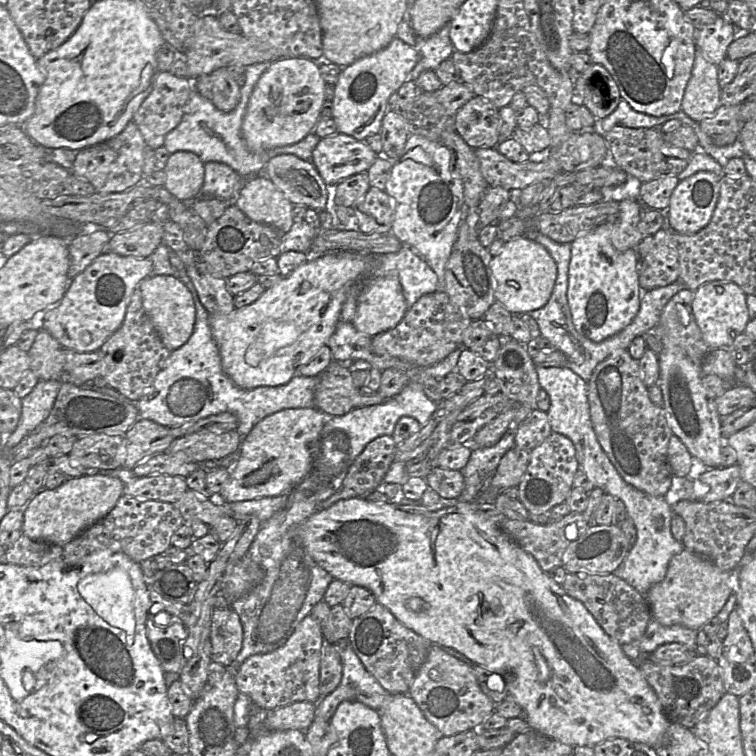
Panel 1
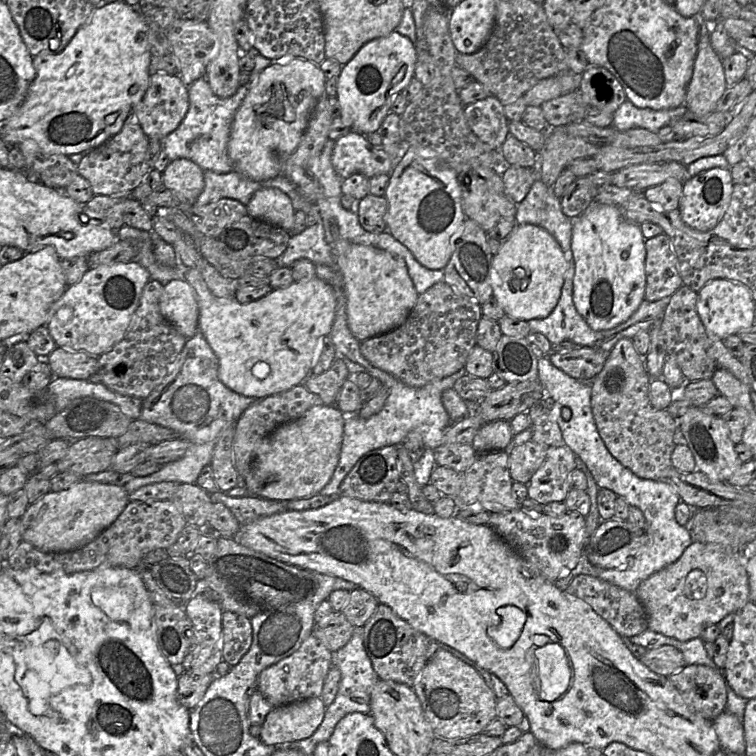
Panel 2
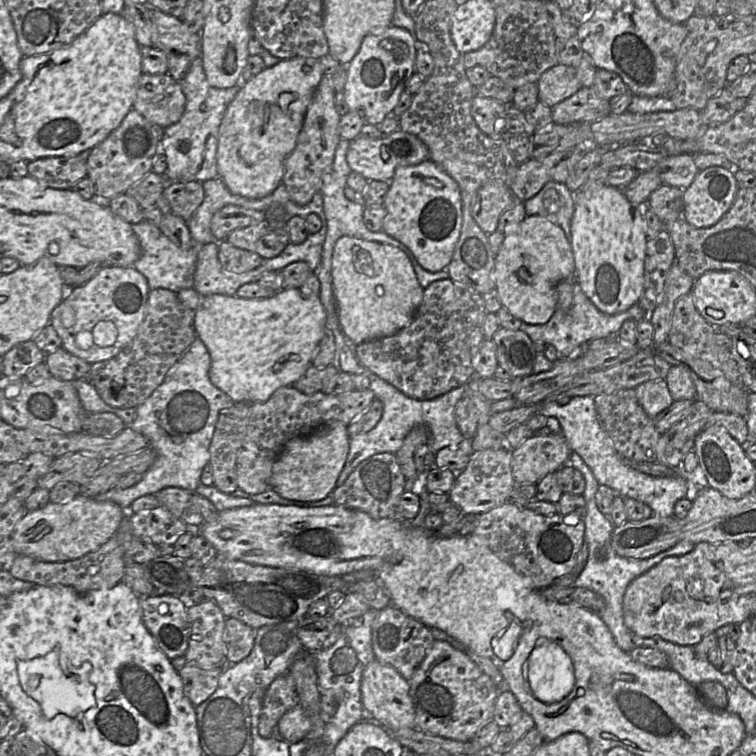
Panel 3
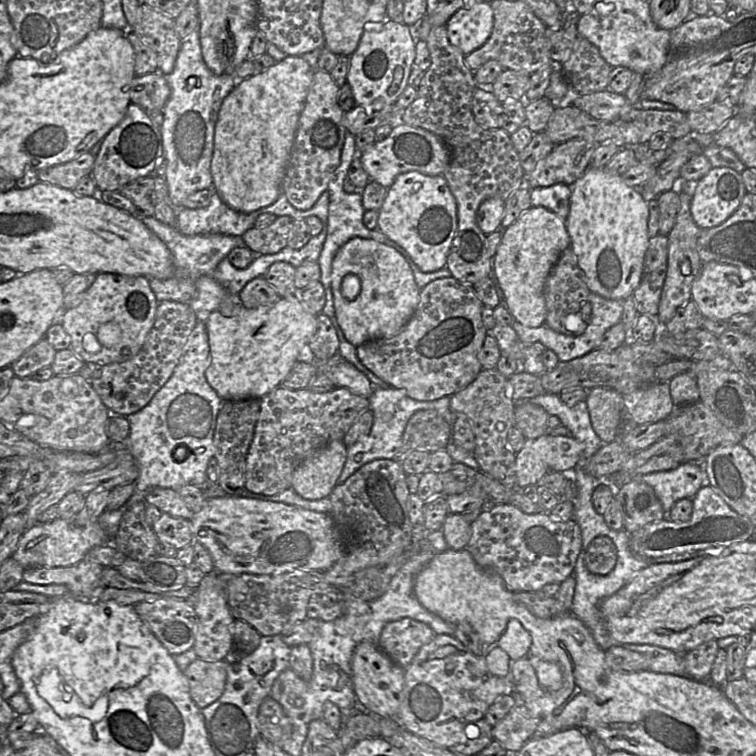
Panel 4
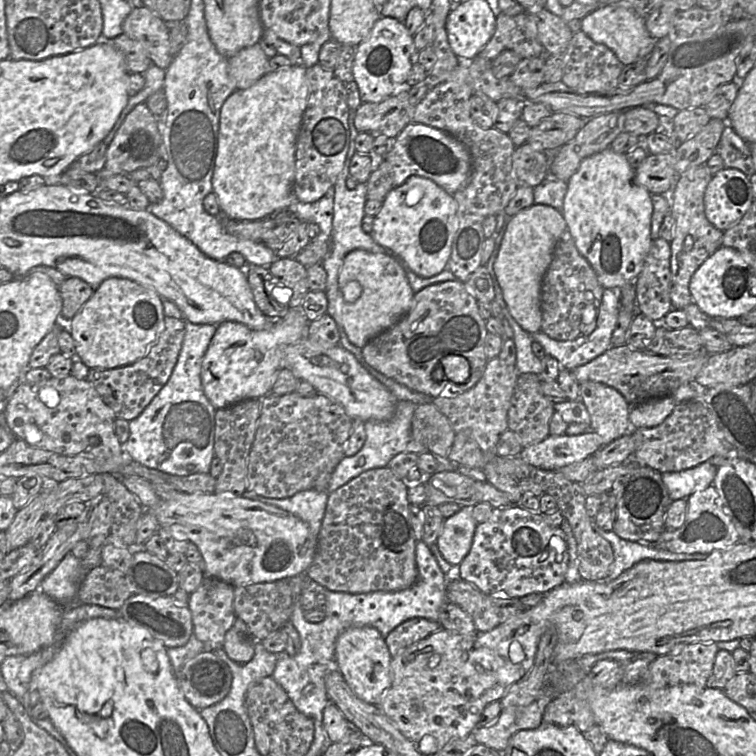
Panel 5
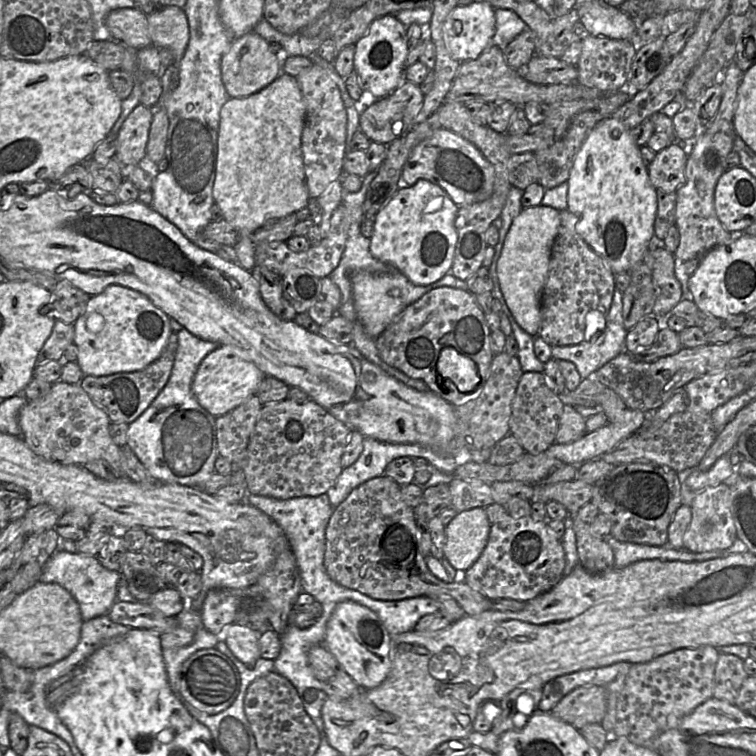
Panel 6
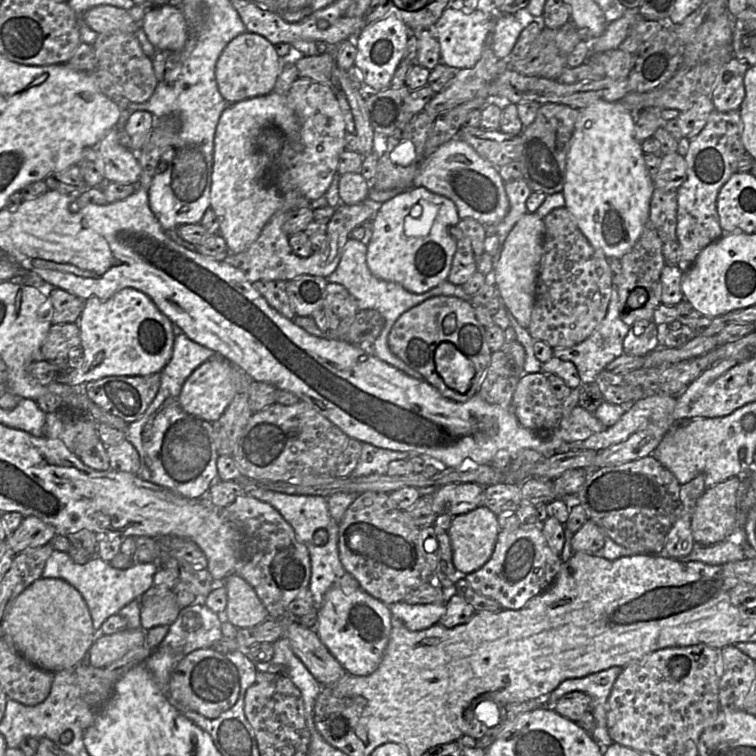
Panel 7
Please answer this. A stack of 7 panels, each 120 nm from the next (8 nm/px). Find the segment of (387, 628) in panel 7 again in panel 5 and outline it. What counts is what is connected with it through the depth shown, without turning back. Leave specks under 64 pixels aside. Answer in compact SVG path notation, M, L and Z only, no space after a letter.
M370 626L346 629L337 638L335 660L353 693L366 703L378 705L392 684L392 657L380 632Z

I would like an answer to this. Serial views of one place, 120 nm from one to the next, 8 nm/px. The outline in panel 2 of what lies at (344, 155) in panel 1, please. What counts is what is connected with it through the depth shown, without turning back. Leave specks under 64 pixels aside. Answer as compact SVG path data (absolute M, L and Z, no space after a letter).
M352 131L335 140L331 163L342 179L355 173L368 179L379 174L390 175L395 168L391 155L382 145L373 146L365 135Z

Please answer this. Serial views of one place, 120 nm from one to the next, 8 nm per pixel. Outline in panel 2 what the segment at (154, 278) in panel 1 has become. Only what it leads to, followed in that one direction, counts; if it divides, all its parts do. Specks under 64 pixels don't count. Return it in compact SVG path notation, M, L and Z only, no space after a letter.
M184 279L163 285L160 312L186 339L198 331L199 309L192 287Z

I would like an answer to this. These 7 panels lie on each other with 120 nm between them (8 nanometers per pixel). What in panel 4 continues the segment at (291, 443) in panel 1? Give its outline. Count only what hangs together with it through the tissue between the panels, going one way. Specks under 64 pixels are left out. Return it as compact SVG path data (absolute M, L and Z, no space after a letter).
M334 440L294 470L291 489L307 500L329 497L346 462L347 447Z

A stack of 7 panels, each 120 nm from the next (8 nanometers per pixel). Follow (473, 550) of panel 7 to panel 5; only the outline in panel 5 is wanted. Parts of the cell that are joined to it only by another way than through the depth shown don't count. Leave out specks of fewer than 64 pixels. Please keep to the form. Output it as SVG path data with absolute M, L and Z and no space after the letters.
M463 507L444 520L436 543L445 560L458 567L469 553L478 523L472 516L472 507Z

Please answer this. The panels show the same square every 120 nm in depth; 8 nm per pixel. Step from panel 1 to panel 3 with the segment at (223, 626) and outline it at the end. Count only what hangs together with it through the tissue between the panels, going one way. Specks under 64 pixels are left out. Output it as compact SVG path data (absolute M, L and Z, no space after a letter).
M235 618L225 621L225 662L235 664L251 653L255 644L255 630Z

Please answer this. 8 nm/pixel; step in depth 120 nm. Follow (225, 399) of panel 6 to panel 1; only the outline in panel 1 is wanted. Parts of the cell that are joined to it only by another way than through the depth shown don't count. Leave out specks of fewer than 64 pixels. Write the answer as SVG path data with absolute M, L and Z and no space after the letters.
M352 251L325 253L319 258L308 260L289 276L283 277L275 286L266 289L254 303L235 308L229 314L209 315L211 335L219 350L223 372L242 389L287 384L302 366L327 345L340 321L342 305L350 289L362 285L362 281L368 278L373 256Z

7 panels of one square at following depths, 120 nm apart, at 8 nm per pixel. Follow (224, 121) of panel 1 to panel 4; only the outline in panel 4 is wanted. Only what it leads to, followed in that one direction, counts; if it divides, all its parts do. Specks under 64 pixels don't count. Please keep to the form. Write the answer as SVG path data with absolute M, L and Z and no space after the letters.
M199 29L182 41L174 69L165 77L171 91L163 108L164 121L159 128L162 134L163 157L167 163L165 180L172 206L181 208L192 193L212 188L211 161L215 125L220 107L237 85L238 78L229 74L215 75L206 66Z

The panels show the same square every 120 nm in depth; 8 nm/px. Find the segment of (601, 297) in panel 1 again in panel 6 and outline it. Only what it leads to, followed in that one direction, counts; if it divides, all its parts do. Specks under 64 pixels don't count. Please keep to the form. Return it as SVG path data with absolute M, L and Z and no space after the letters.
M613 118L601 120L587 135L582 146L576 154L573 166L570 171L567 195L567 210L577 217L576 232L586 244L606 263L609 269L615 274L629 272L642 258L648 248L649 242L654 235L654 221L657 212L656 189L651 184L646 166L643 164L640 148L633 141L630 130L625 130L623 125Z

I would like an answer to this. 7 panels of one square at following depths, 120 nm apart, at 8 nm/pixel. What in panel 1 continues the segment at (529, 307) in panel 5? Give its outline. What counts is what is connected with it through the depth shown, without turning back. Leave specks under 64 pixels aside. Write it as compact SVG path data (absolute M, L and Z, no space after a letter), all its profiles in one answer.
M525 236L505 242L501 251L492 257L491 271L495 283L495 298L512 314L529 313L539 309L549 301L557 277L557 265L547 249Z

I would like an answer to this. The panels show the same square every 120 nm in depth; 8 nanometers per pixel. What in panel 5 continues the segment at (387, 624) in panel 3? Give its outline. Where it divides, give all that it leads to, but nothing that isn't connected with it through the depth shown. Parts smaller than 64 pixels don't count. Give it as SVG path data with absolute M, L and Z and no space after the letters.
M413 618L401 623L385 638L391 657L397 656L404 648L442 629L439 622L424 618Z

